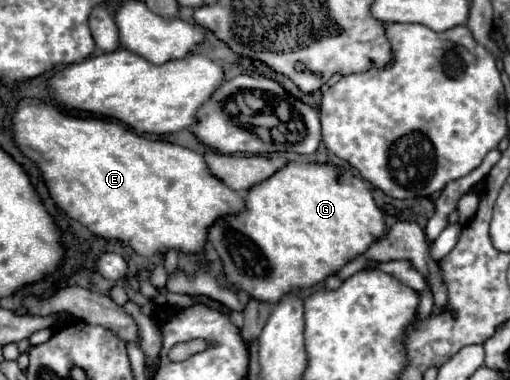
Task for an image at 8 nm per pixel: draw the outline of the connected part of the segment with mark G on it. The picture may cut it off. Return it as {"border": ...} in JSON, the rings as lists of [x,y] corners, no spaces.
{"border":[[[290,162],[276,176],[250,188],[244,200],[246,212],[220,218],[208,240],[222,258],[224,278],[266,304],[324,282],[386,236],[384,214],[364,180],[336,166]]]}

